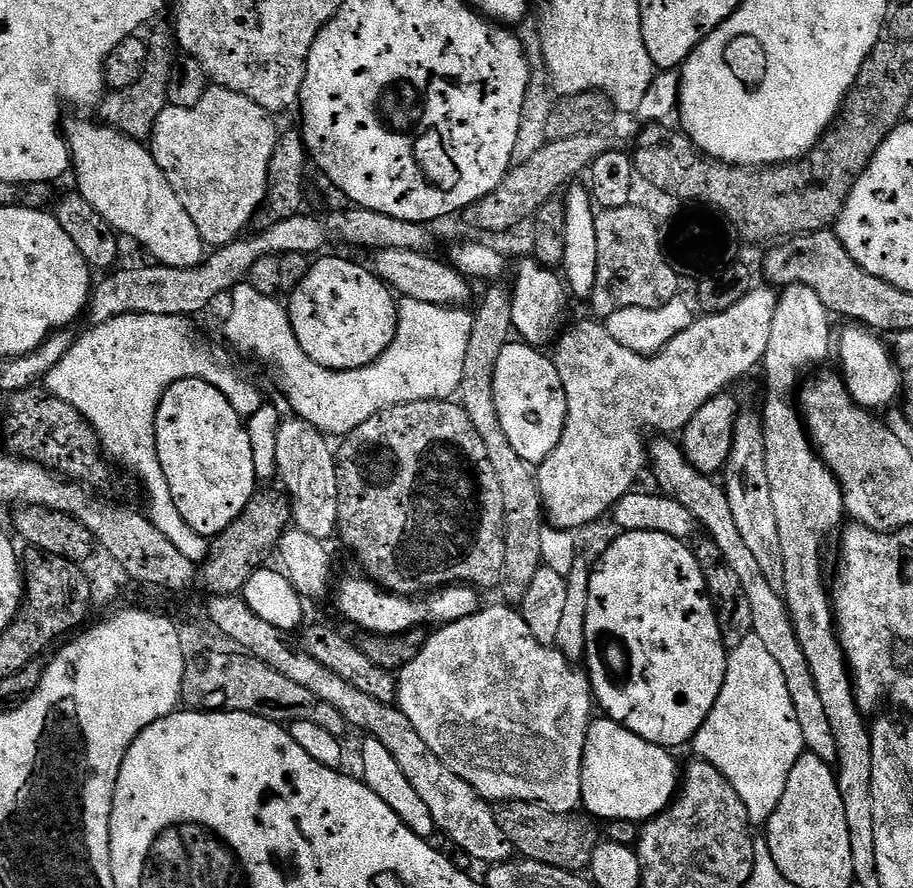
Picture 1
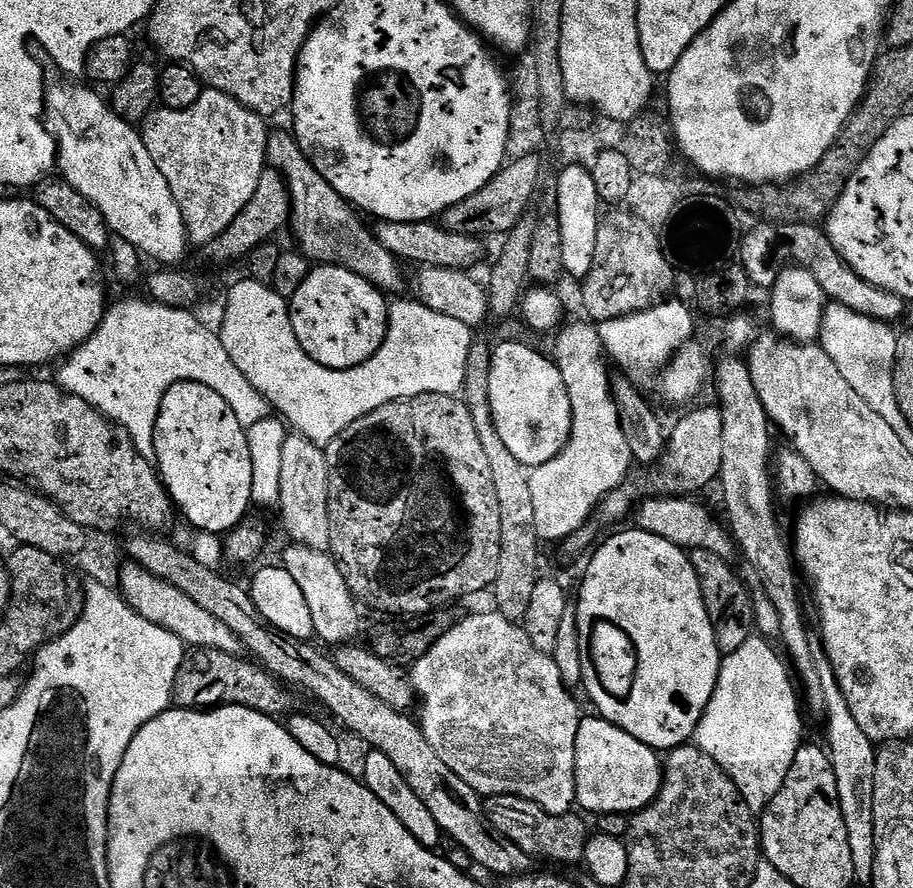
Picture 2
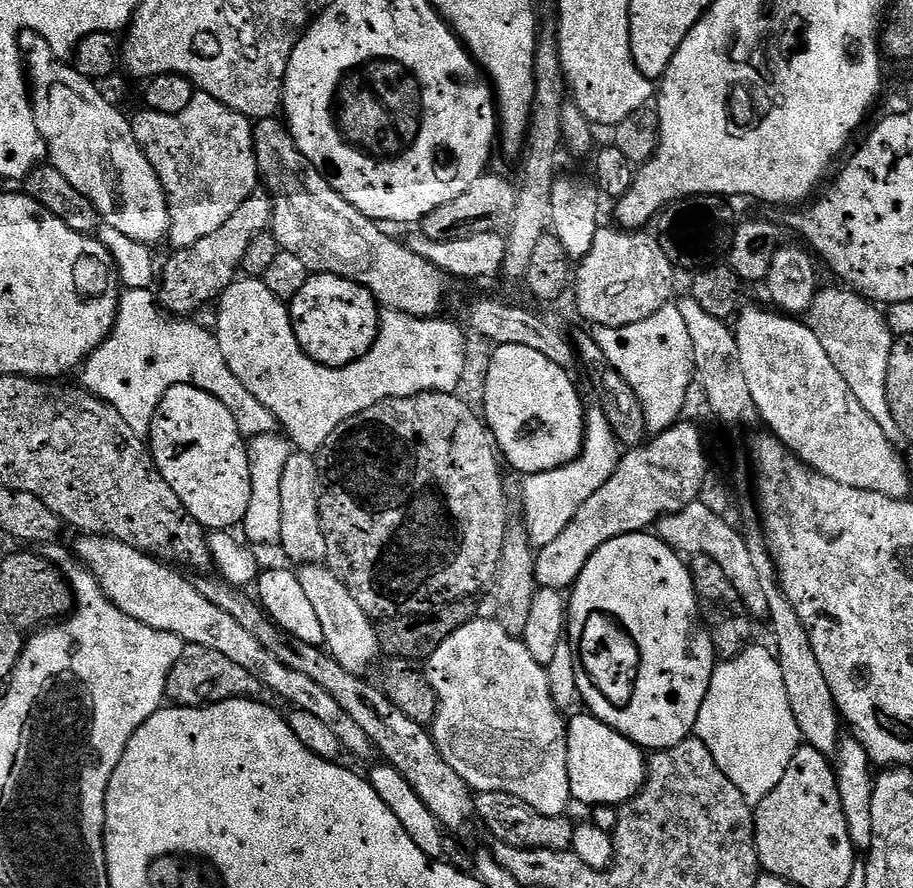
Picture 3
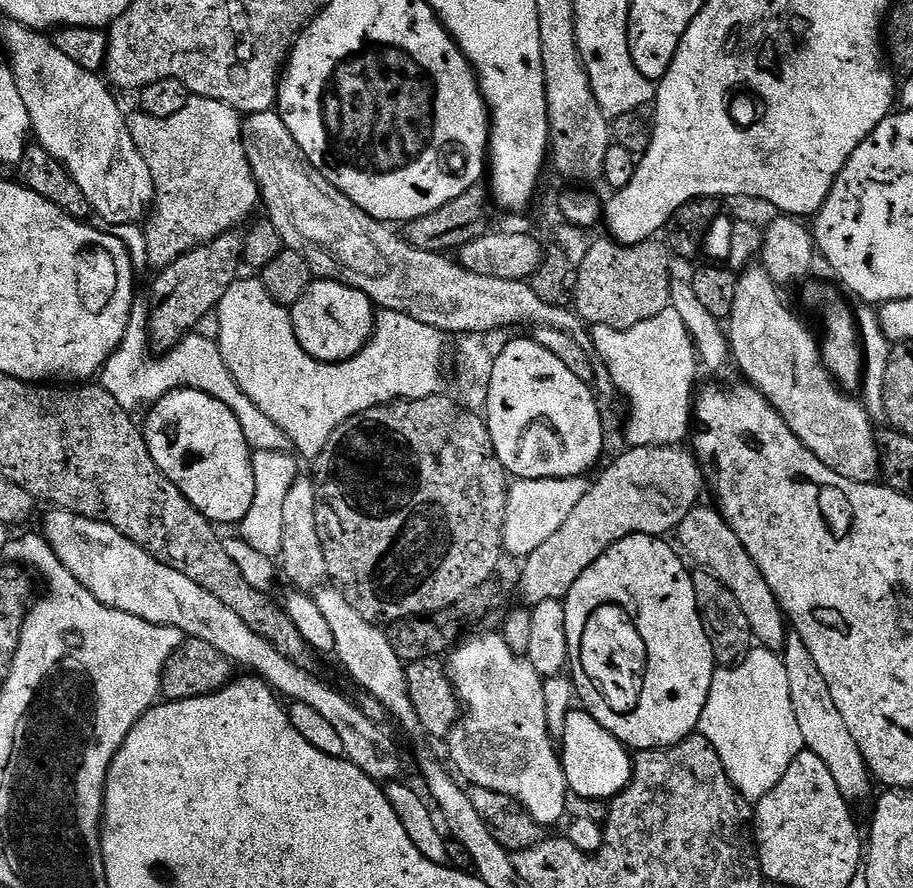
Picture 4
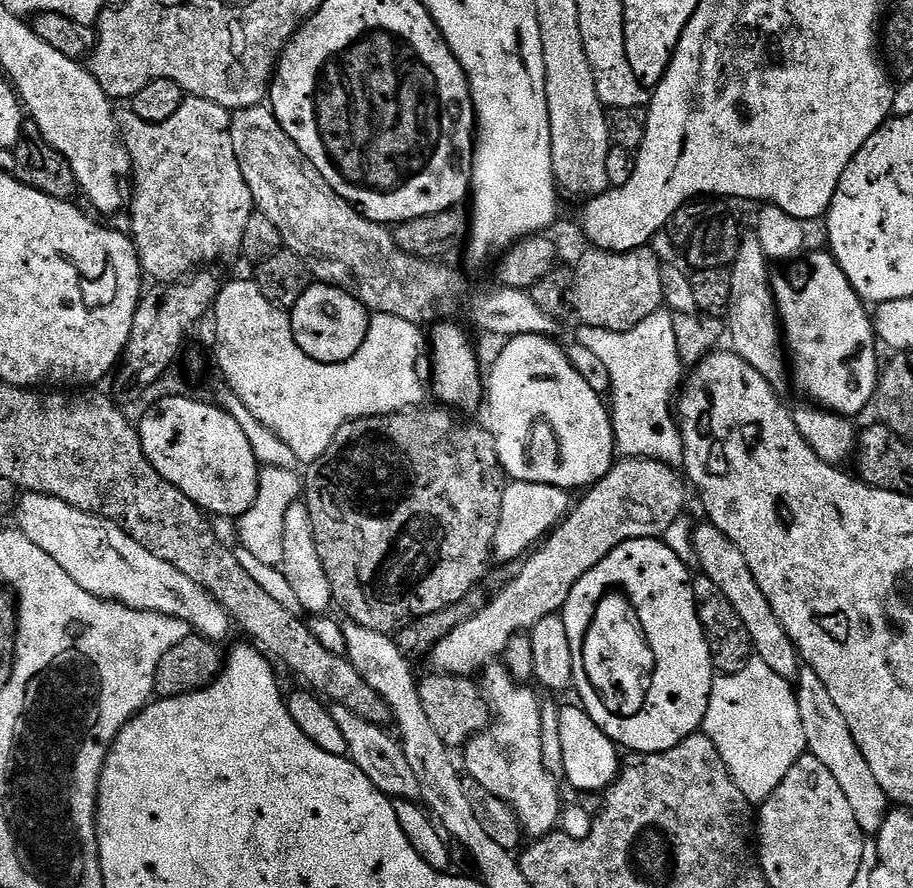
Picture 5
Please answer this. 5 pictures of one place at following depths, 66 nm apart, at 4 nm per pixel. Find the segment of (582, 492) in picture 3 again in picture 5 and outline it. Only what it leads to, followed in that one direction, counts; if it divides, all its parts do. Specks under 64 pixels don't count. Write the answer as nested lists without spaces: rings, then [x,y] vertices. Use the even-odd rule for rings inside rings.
[[[521,480],[509,483],[502,494],[498,528],[494,530],[493,557],[500,564],[509,564],[531,553],[551,533],[552,529],[568,515],[569,493],[558,486],[546,486]]]

